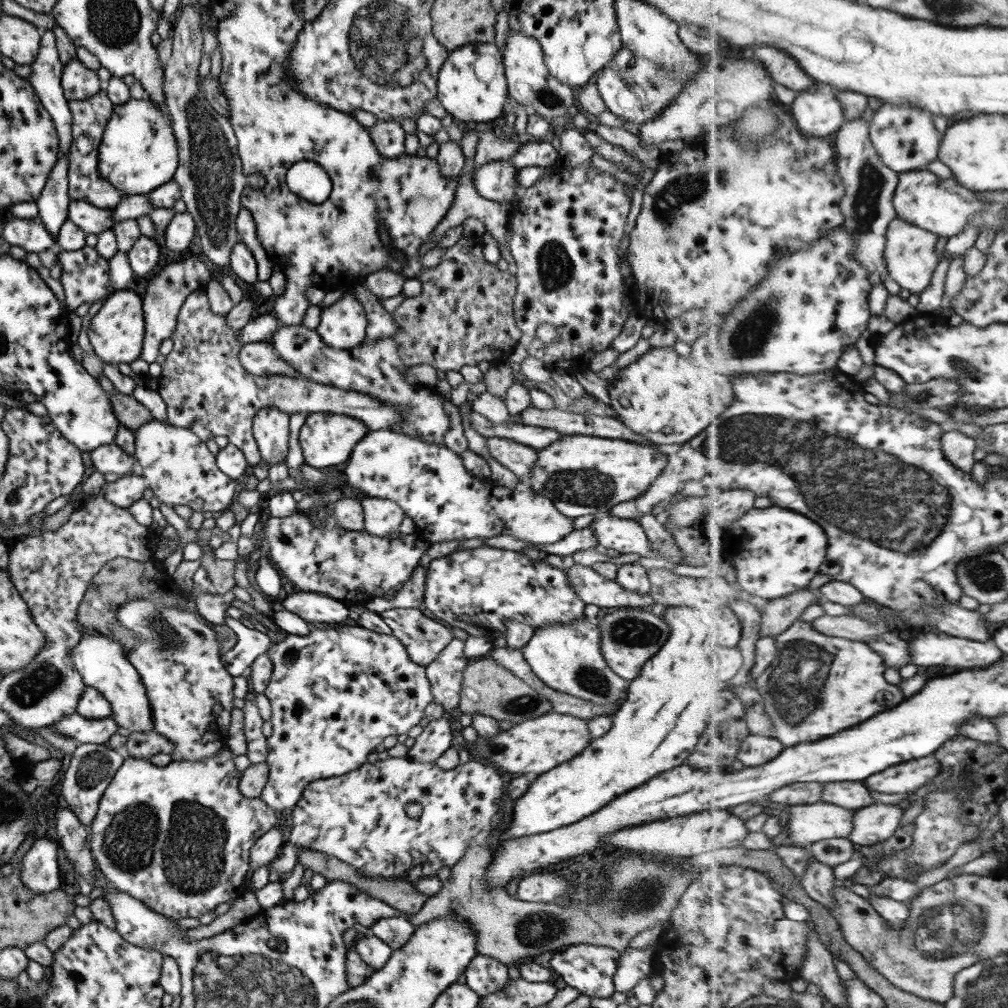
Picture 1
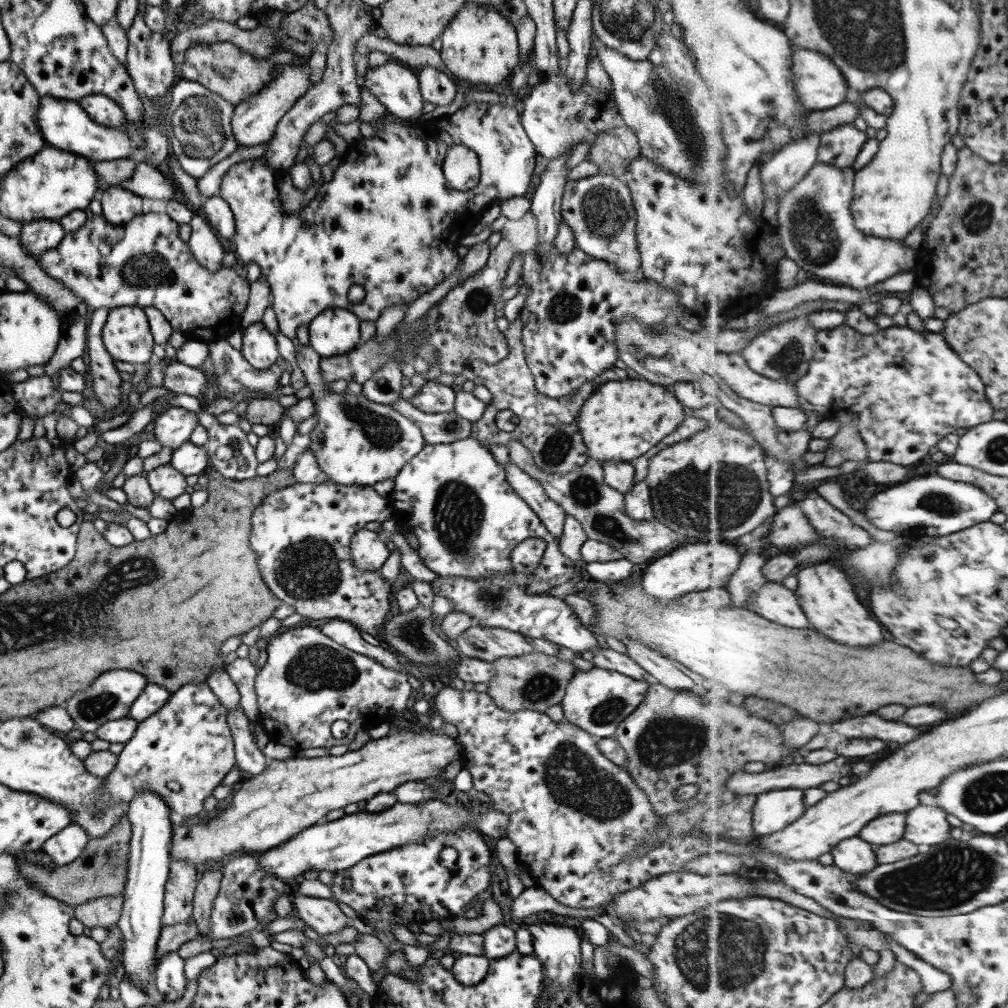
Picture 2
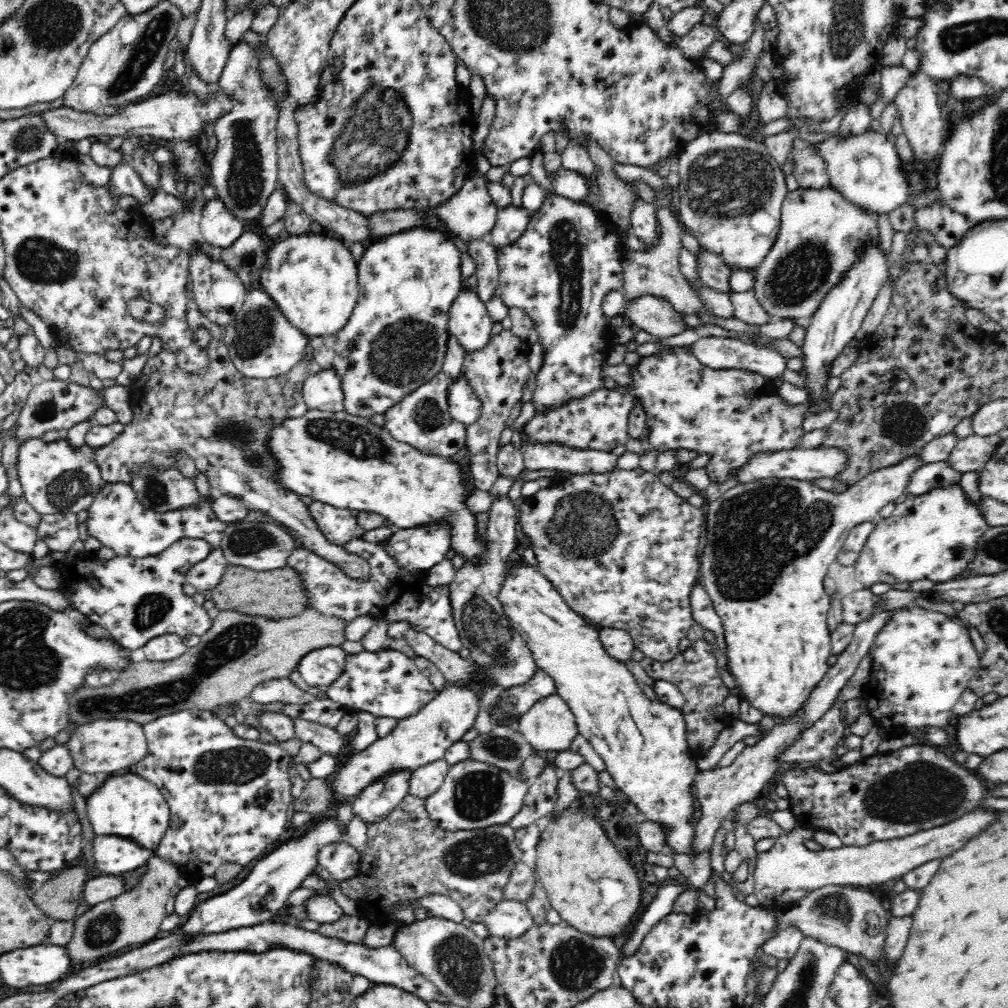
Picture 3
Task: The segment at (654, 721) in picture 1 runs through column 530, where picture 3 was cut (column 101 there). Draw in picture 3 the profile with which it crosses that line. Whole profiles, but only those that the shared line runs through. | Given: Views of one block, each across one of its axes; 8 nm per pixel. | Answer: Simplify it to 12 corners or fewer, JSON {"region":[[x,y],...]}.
{"region":[[134,772],[108,775],[86,797],[96,835],[154,850],[170,809]]}

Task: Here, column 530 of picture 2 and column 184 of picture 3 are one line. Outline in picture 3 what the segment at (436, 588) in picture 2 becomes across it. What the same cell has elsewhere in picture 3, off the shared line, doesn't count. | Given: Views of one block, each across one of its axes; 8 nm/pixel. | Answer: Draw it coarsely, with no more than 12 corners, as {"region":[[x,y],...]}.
{"region":[[181,539],[160,556],[56,565],[71,604],[130,651],[212,626],[182,592],[212,552]]}

